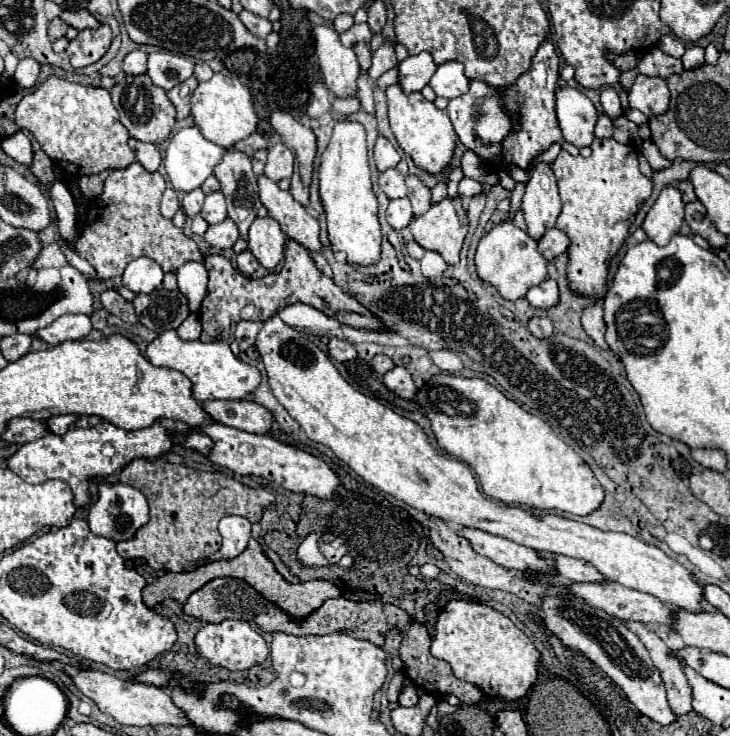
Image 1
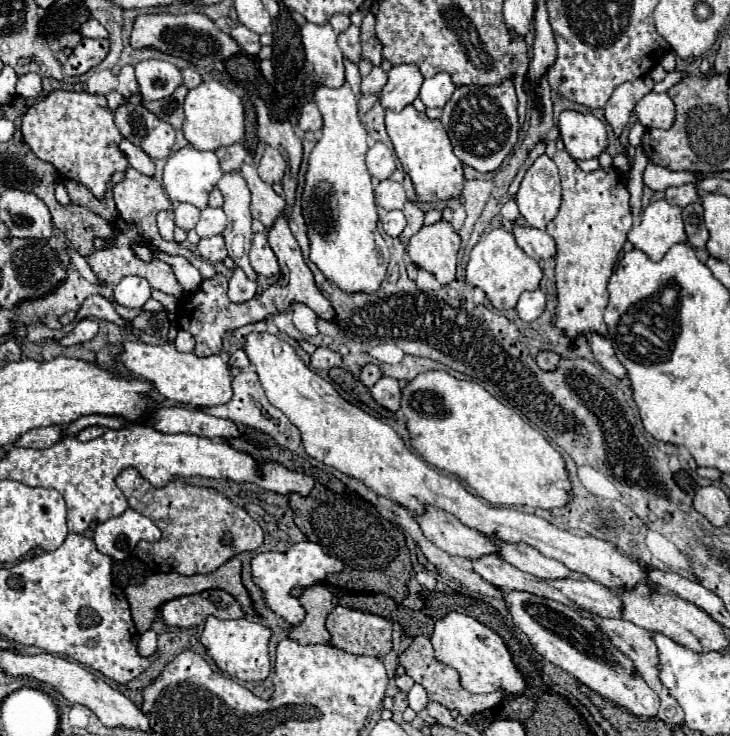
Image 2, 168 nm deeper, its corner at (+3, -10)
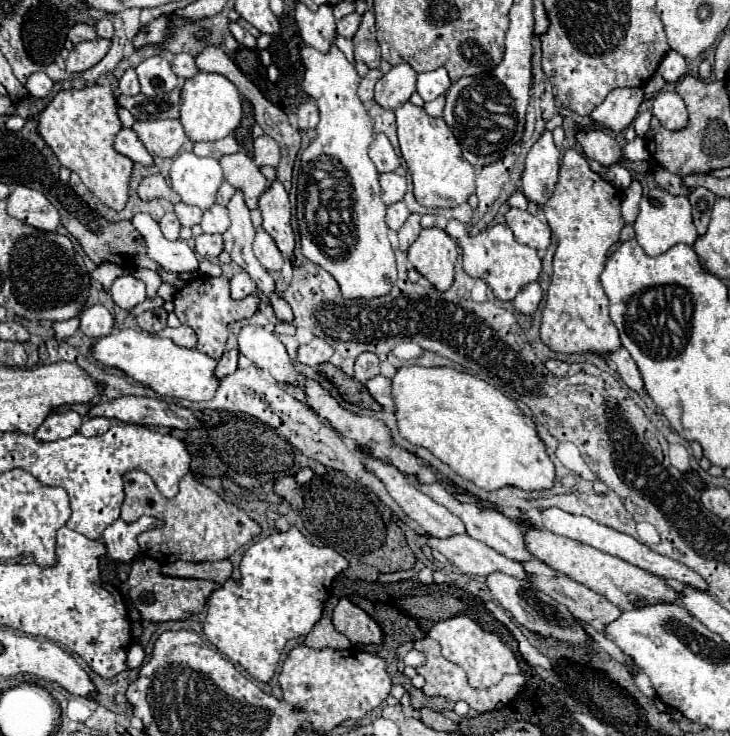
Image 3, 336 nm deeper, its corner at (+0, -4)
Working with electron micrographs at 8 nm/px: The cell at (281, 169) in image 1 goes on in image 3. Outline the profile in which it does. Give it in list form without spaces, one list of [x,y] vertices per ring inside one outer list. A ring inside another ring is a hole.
[[[263,134],[263,136],[255,138],[255,142],[253,142],[253,160],[255,160],[257,166],[277,166],[279,158],[281,158],[279,146],[271,136]]]

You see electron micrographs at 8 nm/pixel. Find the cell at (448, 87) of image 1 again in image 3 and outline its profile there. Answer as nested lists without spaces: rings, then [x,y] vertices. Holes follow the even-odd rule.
[[[443,68],[417,74],[417,92],[425,102],[435,100],[437,96],[445,94],[449,90],[449,86],[451,86],[451,82],[449,82],[447,70],[443,70]]]

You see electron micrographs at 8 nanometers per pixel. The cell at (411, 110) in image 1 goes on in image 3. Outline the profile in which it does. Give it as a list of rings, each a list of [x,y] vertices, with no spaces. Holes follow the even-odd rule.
[[[411,102],[395,110],[397,116],[397,136],[401,142],[401,154],[413,178],[415,200],[427,208],[455,208],[475,192],[475,170],[463,158],[461,148],[451,134],[443,118],[431,118],[423,108]]]

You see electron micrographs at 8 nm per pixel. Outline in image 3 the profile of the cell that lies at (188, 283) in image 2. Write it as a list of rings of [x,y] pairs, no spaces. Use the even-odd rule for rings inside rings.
[[[135,214],[131,222],[137,228],[137,232],[143,234],[147,244],[147,256],[153,262],[157,262],[159,268],[173,274],[181,272],[191,272],[193,276],[199,274],[199,260],[185,240],[181,238],[175,242],[167,240],[159,230],[159,224],[149,214]]]

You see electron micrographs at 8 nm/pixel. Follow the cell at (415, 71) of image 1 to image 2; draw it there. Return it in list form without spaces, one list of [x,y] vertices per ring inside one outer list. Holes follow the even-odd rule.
[[[416,64],[392,66],[388,72],[388,82],[380,90],[380,104],[388,110],[400,112],[404,106],[412,104],[418,98],[422,82],[424,76]]]

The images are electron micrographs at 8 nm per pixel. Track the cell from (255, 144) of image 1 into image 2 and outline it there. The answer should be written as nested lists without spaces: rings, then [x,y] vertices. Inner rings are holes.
[[[232,144],[228,148],[218,148],[216,156],[220,160],[222,172],[234,172],[240,168],[240,164],[244,164],[244,160],[248,158],[248,152],[242,144]]]

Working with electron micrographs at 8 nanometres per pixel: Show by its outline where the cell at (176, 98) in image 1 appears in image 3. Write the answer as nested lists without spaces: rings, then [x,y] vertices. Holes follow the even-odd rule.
[[[179,88],[147,98],[143,94],[135,96],[117,96],[117,104],[133,114],[135,120],[161,120],[161,118],[179,118]]]

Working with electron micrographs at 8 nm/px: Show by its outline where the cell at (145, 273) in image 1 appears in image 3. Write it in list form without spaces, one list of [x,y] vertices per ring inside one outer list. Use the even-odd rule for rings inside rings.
[[[131,274],[129,276],[121,276],[113,282],[113,286],[109,288],[111,292],[111,298],[113,302],[119,306],[119,308],[135,308],[137,304],[141,304],[147,296],[145,296],[145,284],[137,278],[133,278]]]

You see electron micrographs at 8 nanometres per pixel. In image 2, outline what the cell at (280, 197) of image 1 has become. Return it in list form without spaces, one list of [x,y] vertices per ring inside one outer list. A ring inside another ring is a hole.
[[[250,162],[242,164],[240,174],[246,178],[248,188],[252,192],[252,204],[250,204],[252,216],[258,218],[266,228],[272,228],[272,224],[280,216],[286,216],[286,208],[288,208],[286,200],[282,196],[278,196],[270,184],[260,180],[256,168]]]

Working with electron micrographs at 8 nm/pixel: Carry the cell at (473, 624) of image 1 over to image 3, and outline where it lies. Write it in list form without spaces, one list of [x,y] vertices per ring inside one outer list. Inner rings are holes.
[[[461,614],[461,616],[441,620],[441,622],[433,624],[429,636],[441,644],[443,658],[447,658],[453,664],[459,664],[467,672],[469,684],[473,688],[489,688],[489,686],[497,684],[505,674],[519,672],[519,666],[517,666],[517,660],[515,660],[515,654],[511,652],[511,648],[499,636],[481,630],[479,624],[473,622],[469,616]]]

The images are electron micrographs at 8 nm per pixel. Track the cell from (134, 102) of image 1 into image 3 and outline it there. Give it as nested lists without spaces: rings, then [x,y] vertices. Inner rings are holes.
[[[145,120],[135,122],[133,130],[137,132],[139,140],[145,144],[151,156],[159,158],[173,158],[179,154],[185,132],[179,120]]]

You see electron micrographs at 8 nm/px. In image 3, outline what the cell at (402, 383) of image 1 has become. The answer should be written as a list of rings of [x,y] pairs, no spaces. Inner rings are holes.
[[[375,376],[367,380],[365,388],[373,396],[377,404],[383,406],[383,410],[393,410],[393,400],[391,400],[391,380],[385,376]]]

